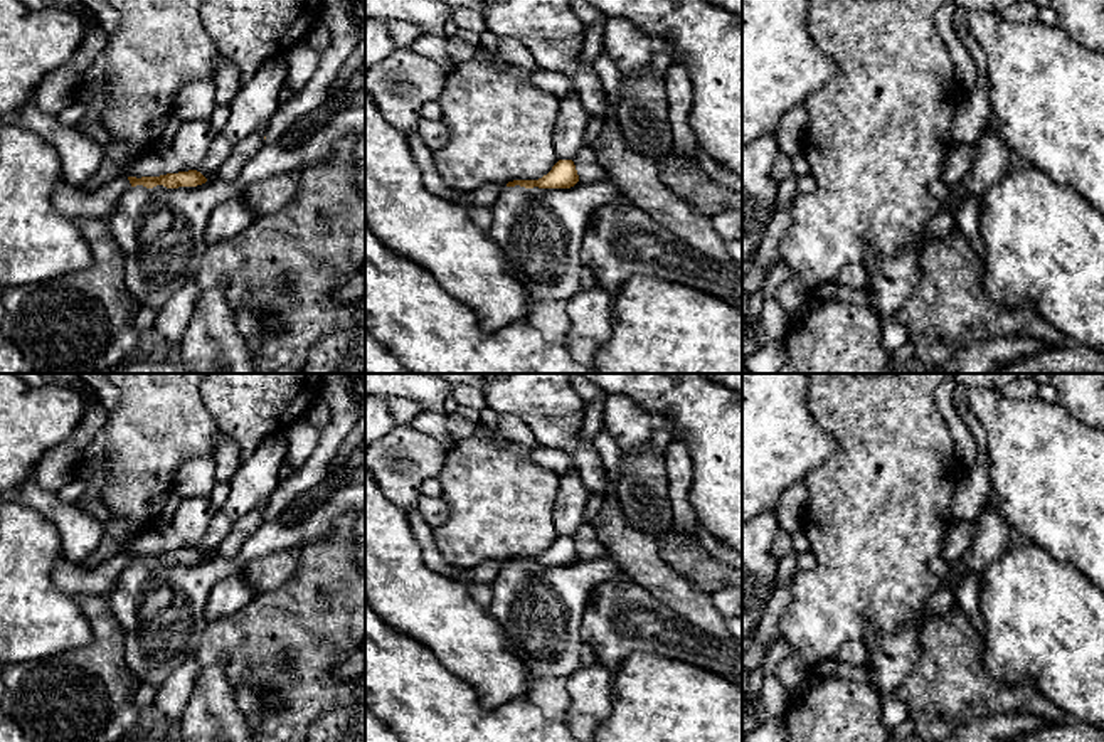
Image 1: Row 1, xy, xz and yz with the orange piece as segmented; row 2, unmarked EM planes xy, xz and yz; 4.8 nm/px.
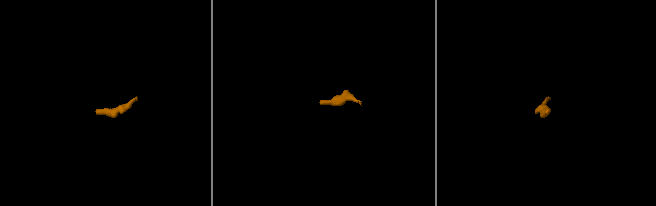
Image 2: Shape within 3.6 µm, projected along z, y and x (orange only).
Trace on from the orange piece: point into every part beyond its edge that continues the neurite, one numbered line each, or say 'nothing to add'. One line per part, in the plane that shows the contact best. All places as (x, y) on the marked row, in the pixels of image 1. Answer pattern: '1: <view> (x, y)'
1: xy (73, 202)

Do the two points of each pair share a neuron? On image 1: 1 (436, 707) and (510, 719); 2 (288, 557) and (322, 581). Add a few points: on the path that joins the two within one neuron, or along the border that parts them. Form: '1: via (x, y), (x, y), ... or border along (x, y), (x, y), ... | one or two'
1: via (455, 719), (492, 719) | one
2: border along (302, 549), (297, 571), (280, 586), (268, 591) | two

